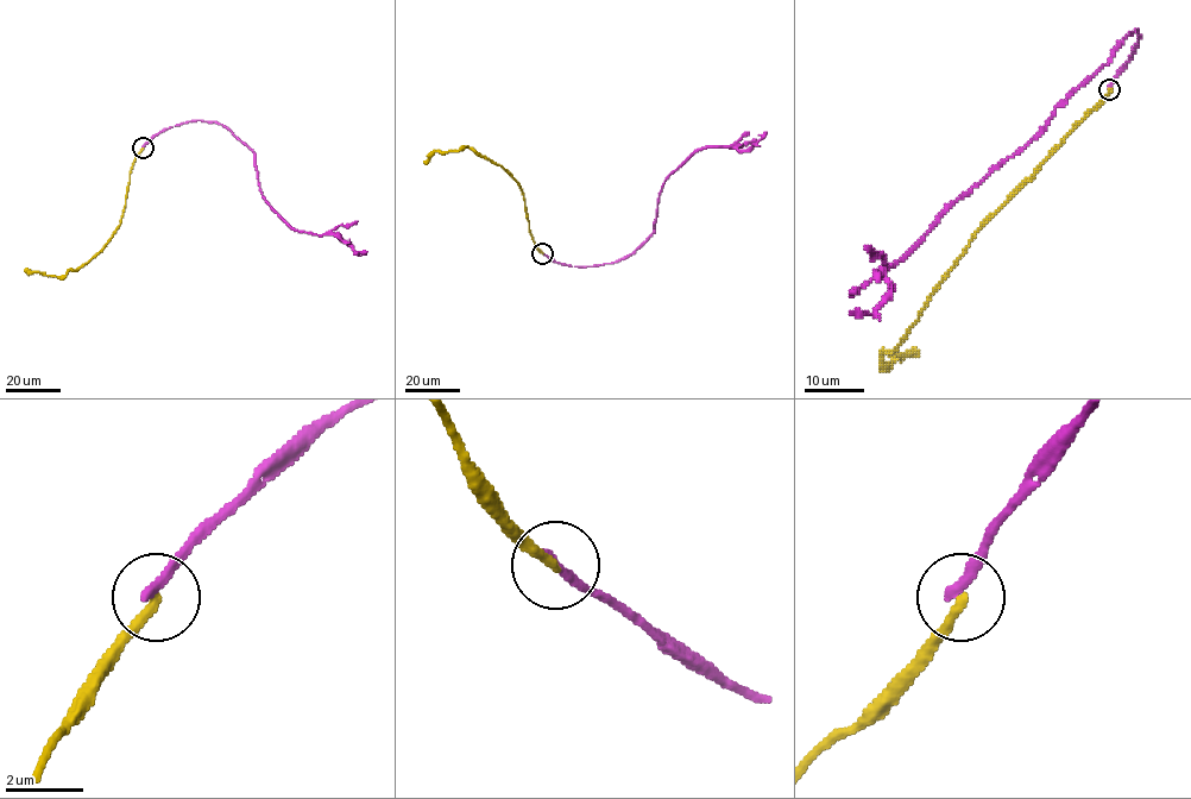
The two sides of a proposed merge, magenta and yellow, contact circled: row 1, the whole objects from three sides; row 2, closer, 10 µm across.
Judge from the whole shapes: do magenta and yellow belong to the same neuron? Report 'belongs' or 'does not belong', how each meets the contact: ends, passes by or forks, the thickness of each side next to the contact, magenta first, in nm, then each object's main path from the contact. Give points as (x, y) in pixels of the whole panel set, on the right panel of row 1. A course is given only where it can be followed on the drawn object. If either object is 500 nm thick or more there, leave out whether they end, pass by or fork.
does not belong; magenta ends there; yellow ends there; 280 nm thick on the magenta side, 240 nm on the other; magenta runs (1109, 89), (1138, 46), (1136, 30), (1033, 138), (882, 272), (890, 293), (873, 314), (849, 310); yellow runs (1109, 89), (991, 214), (900, 344), (882, 352), (881, 362), (888, 365), (893, 356), (918, 350)

